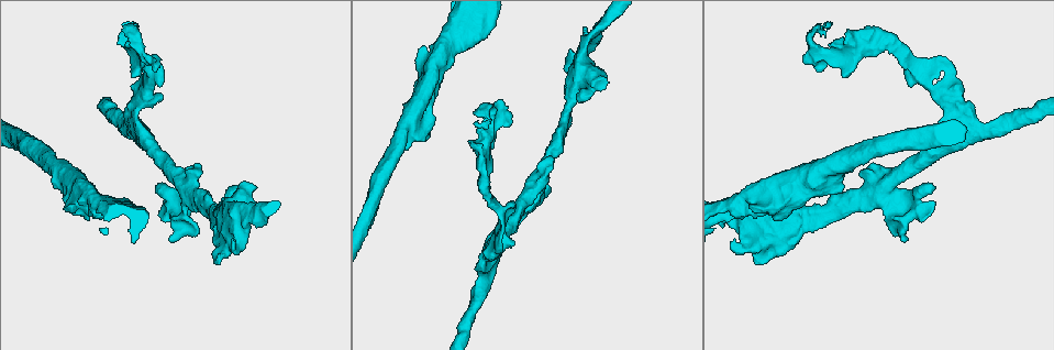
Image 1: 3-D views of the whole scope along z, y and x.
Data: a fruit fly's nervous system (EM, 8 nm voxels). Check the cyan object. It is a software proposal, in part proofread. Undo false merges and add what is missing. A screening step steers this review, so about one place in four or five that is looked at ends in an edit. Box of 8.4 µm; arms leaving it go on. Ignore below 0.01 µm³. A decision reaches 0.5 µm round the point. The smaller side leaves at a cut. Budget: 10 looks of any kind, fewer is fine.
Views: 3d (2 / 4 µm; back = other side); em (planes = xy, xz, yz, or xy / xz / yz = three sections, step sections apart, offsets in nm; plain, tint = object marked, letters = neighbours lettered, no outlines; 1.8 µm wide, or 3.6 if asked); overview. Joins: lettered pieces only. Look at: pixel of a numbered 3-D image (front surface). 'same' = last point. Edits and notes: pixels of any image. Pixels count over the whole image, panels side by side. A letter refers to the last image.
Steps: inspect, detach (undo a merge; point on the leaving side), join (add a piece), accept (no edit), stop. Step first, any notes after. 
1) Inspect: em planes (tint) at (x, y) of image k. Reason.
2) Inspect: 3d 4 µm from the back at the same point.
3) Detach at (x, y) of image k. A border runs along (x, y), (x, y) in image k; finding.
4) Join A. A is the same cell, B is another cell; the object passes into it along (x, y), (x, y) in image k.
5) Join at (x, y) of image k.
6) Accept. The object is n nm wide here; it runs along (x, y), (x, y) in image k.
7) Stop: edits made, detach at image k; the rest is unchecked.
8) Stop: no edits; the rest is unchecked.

Inspect: 3d 4 µm at (139, 51) of image 1. Sharp bend.

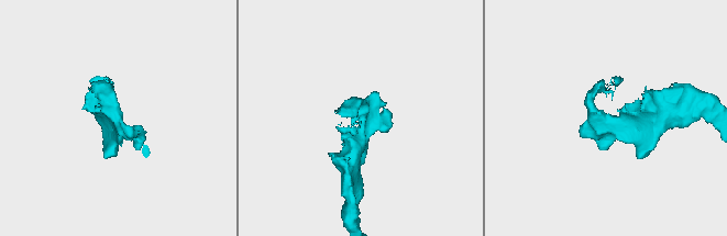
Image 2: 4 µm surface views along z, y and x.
Inspect: em planes (letters) at (359, 135) of image 2. Shape alone is not enough.

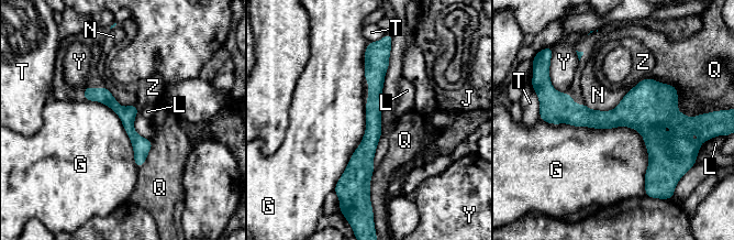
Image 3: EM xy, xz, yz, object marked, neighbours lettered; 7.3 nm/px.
Accept. The object is 120 nm wide here; G, J, L, N, Q, T, Y and Z are other cells; a border runs along (540, 118), (635, 129), (644, 180) in image 3; continuous, no second neuron.

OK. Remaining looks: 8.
Inspect: 3d 4 µm at (501, 227) of image 1. Closes a loop.

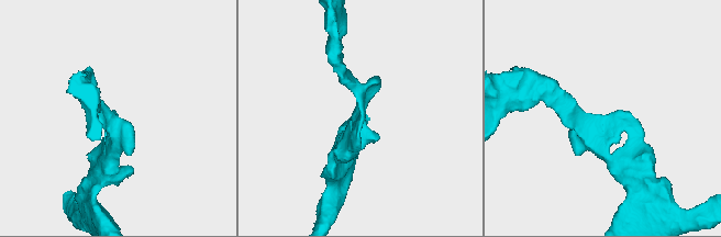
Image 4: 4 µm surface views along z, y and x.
Inspect: em yz step 4 (tint) at (604, 115) of image 4.

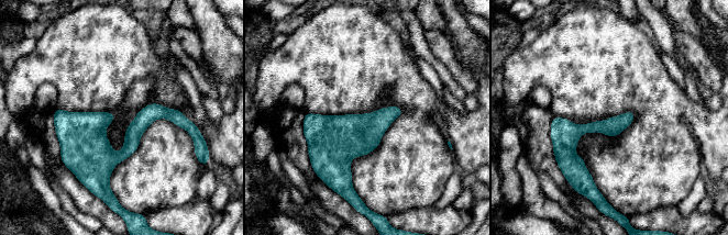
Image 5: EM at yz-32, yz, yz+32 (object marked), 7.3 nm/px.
Inspect: em planes (letters) at the same point.

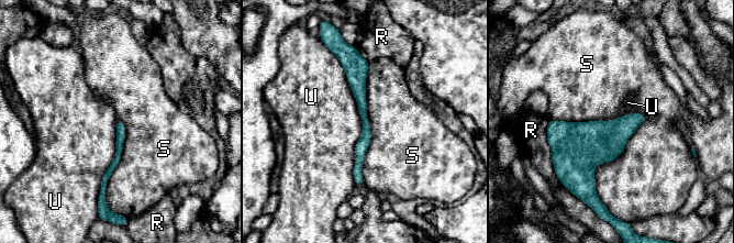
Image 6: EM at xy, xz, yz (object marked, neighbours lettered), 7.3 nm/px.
Accept. R, S and U are other cells; a border runs along (647, 117), (548, 118) in image 6; one neuron here.

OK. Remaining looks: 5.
Inspect: 3d 2 µm at (418, 107) of image 1. Sudden change in width.

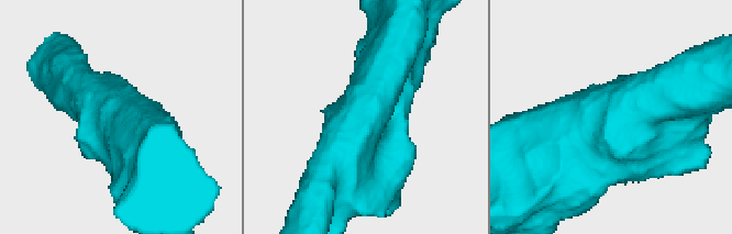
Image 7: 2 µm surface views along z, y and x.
Inspect: em planes (letters) at (608, 141) of image 7. Shape alone is not enough.

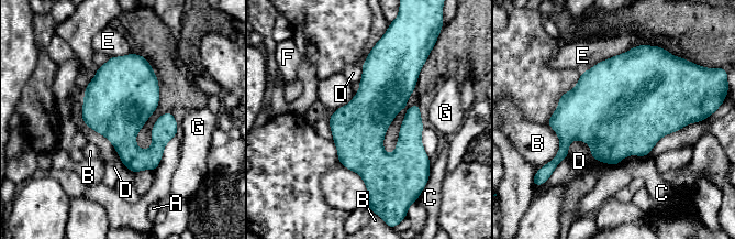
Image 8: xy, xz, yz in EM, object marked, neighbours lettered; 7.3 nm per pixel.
Accept. A, B, C, D, E, F and G are other cells; a border runs along (545, 122), (559, 143), (550, 161) in image 8; continuous, no second neuron.

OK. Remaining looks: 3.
Inspect: em planes (letters) at (880, 189) of image 1. Four or more arms meet.

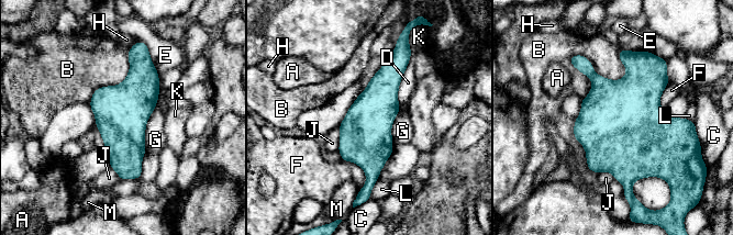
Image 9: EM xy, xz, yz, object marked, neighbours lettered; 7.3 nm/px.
Accept. A, B, C, D, E, F, G, H, J, K, L and M are other cells; it runs along (392, 59), (371, 114), (367, 187) in image 9; all the same neuron.

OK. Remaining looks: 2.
Stop: no edits; the rest is unchecked.

